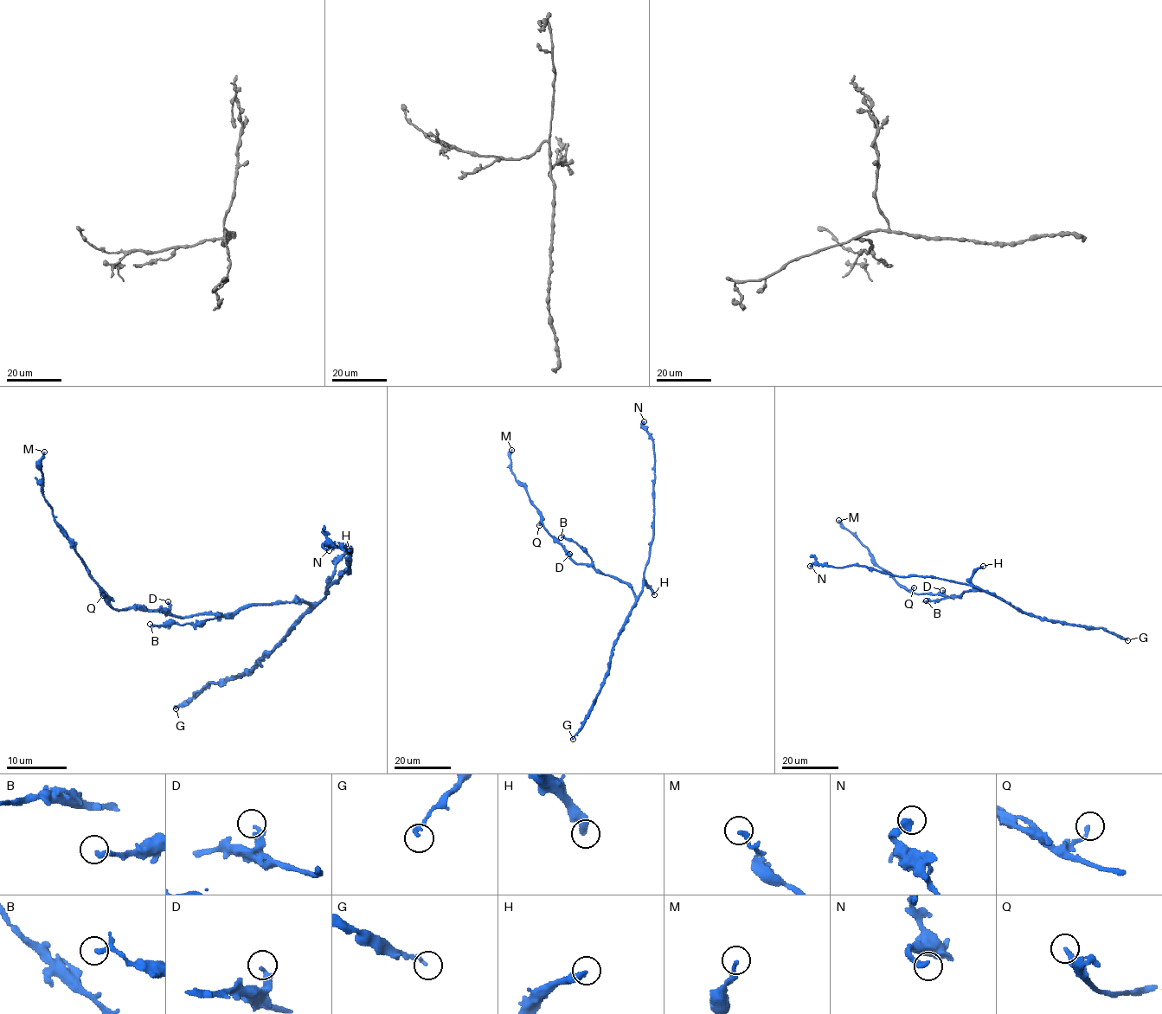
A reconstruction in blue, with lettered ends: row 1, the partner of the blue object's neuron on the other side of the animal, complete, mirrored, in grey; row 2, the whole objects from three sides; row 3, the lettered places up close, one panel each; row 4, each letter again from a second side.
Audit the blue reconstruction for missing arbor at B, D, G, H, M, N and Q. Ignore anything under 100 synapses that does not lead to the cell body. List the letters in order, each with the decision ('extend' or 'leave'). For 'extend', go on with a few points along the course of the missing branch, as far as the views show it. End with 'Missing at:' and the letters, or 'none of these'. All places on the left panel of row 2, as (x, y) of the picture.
B: leave
D: leave
G: leave
H: extend
M: leave
N: leave
Q: leave
Missing at: H

